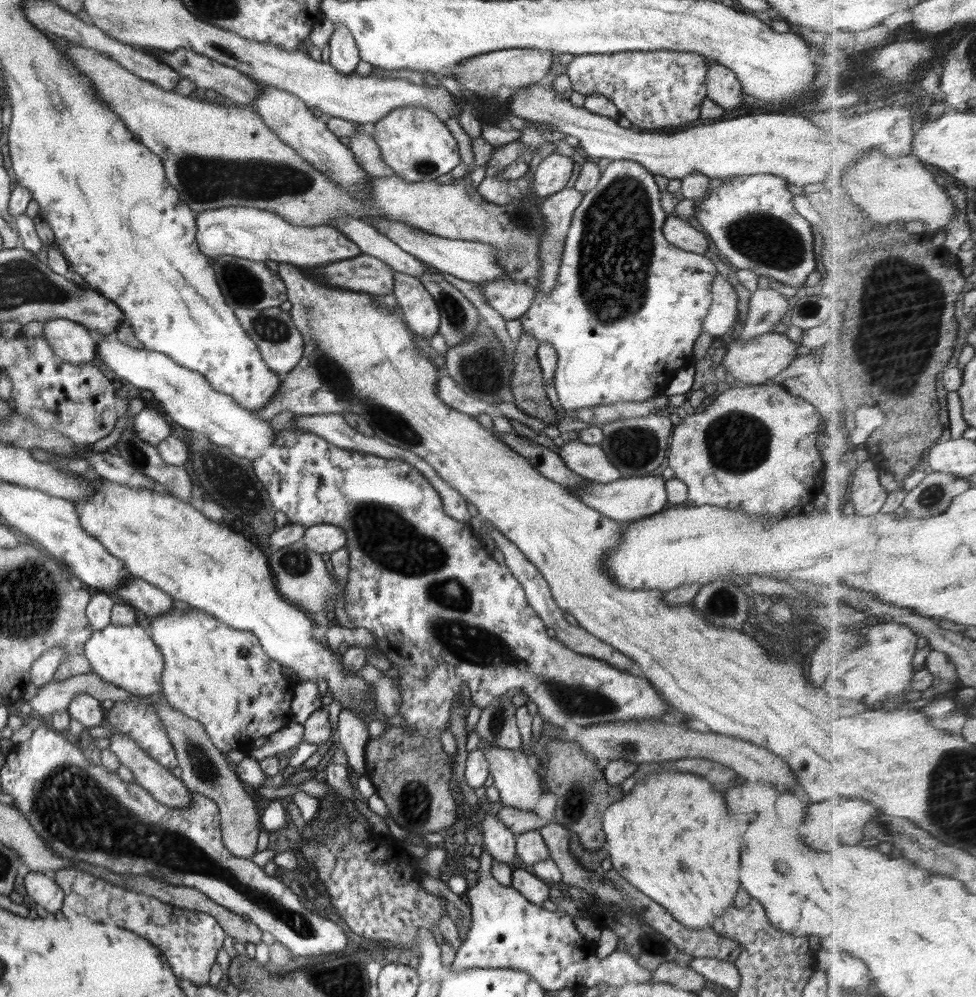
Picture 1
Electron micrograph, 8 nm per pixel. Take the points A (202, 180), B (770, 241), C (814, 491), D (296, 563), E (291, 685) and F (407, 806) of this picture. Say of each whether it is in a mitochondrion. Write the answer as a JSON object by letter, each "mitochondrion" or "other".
{"A":"mitochondrion","B":"mitochondrion","C":"other","D":"mitochondrion","E":"other","F":"other"}

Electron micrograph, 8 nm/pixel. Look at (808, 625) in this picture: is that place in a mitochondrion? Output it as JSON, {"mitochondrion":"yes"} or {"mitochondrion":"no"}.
{"mitochondrion":"no"}

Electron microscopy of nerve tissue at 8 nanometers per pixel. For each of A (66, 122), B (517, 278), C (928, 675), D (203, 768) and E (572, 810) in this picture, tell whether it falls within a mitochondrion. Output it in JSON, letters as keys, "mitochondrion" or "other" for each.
{"A":"mitochondrion","B":"other","C":"other","D":"mitochondrion","E":"mitochondrion"}

